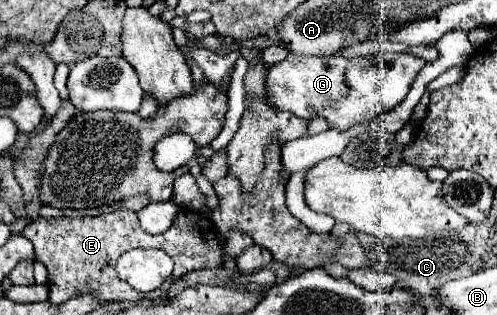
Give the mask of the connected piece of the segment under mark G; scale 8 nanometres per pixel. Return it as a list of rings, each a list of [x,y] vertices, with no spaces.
[[[383,52],[369,58],[289,54],[267,70],[265,104],[273,110],[293,112],[303,120],[321,116],[329,128],[345,132],[401,104],[423,62],[411,54],[397,52]]]

